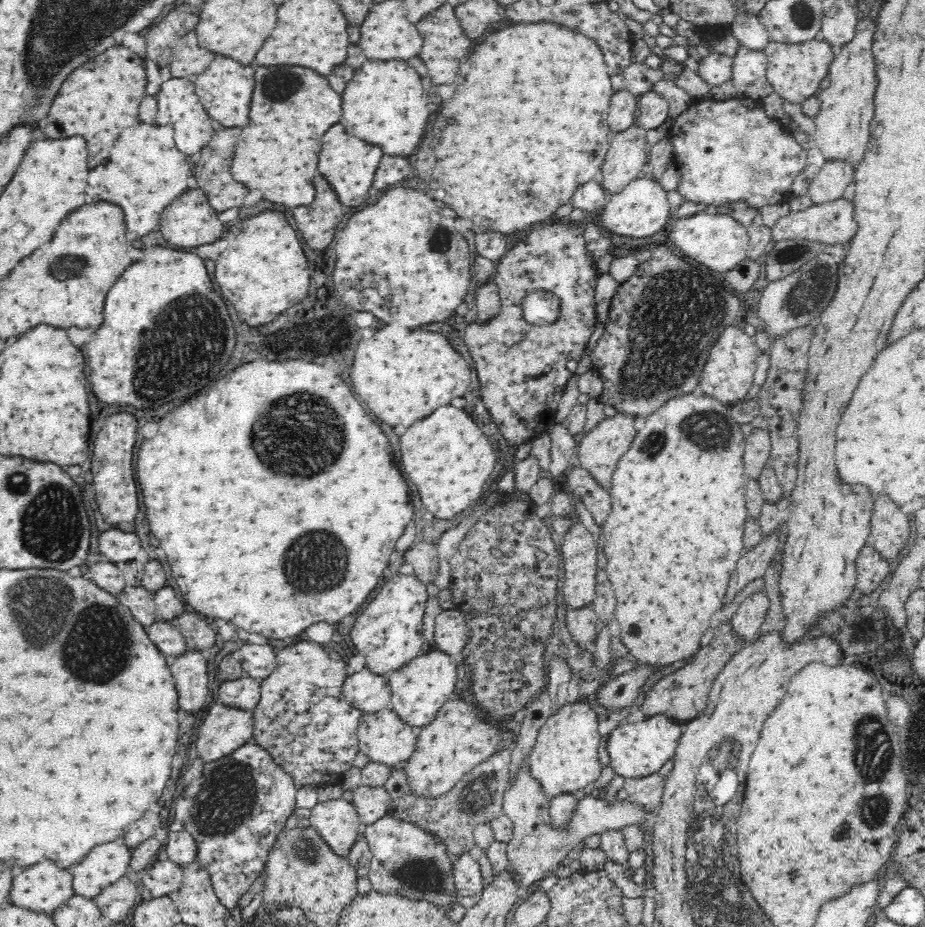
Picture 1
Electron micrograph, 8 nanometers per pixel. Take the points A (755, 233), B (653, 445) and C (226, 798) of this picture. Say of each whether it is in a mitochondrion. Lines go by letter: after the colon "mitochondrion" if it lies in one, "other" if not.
A: other
B: mitochondrion
C: mitochondrion

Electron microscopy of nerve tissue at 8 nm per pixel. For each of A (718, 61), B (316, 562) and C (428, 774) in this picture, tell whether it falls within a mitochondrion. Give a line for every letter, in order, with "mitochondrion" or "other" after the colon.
A: other
B: mitochondrion
C: other

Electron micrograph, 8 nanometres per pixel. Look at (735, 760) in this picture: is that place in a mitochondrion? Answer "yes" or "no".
yes

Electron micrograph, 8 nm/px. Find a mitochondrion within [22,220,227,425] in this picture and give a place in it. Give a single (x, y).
(70, 266)

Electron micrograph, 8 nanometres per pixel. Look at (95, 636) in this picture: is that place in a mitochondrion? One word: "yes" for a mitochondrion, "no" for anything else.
yes

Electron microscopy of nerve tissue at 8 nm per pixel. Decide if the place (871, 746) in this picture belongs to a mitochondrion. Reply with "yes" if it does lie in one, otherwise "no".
yes

